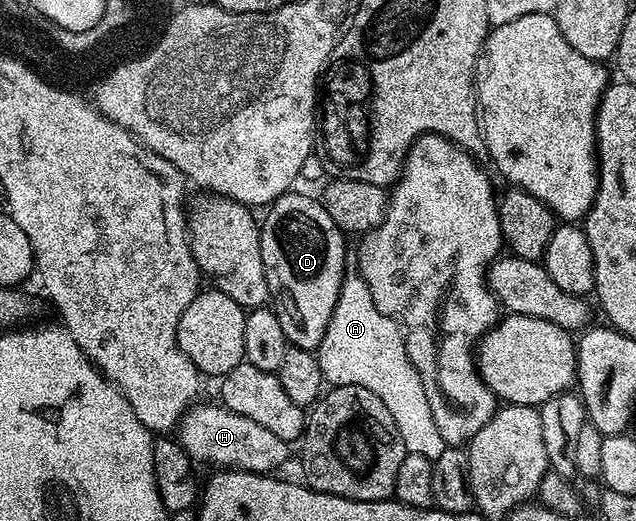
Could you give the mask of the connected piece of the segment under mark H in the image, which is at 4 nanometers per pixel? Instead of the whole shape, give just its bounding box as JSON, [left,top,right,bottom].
[179,403,290,474]

